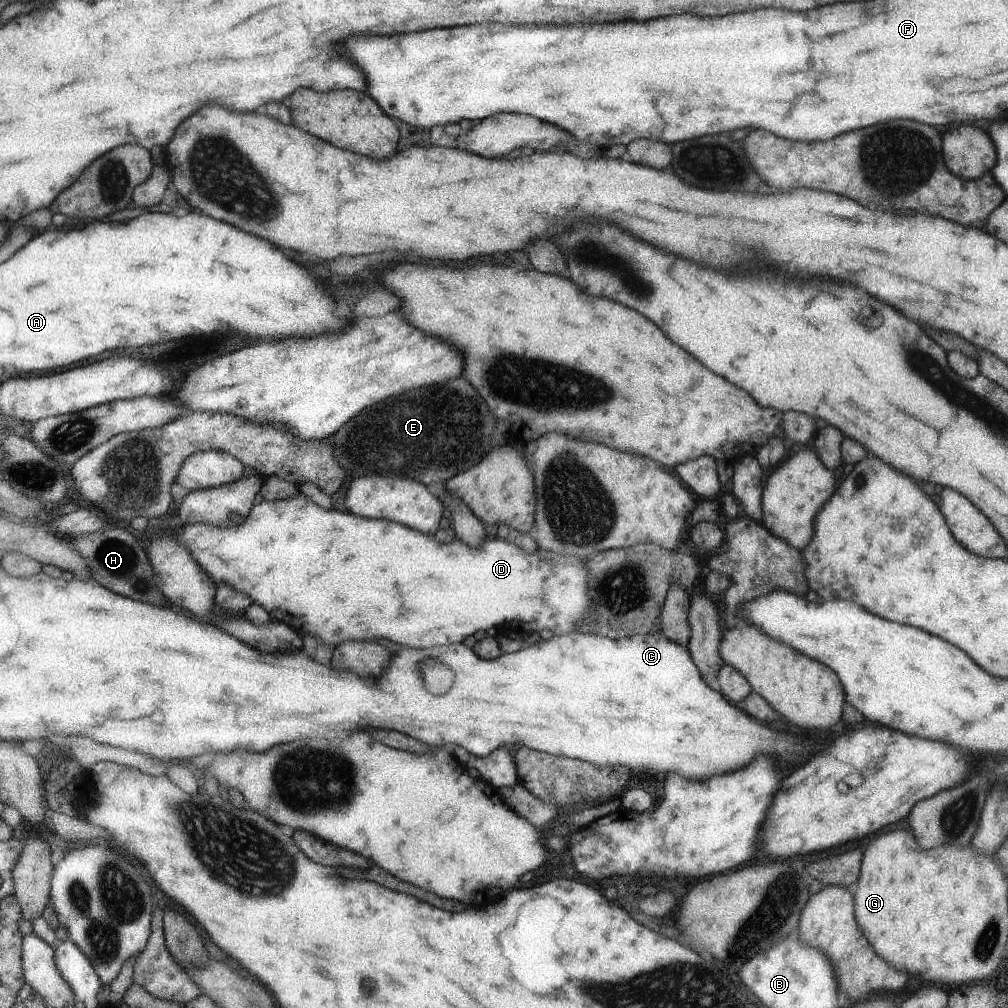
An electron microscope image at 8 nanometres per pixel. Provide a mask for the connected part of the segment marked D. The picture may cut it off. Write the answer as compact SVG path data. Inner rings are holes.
M299 493L295 494L293 498L285 498L285 500L259 500L255 503L255 508L251 508L246 518L235 526L215 526L207 523L181 524L180 527L175 527L171 536L183 544L185 548L190 549L203 572L206 572L216 585L227 584L227 586L235 588L237 592L248 594L252 602L267 608L266 611L270 613L270 620L283 622L295 630L299 630L301 634L313 634L315 638L321 638L321 642L325 642L325 644L339 644L343 640L369 640L369 638L389 640L391 638L393 644L401 644L401 646L409 646L409 648L431 648L431 646L447 646L447 644L461 642L465 636L469 636L477 630L485 631L487 628L495 628L499 633L505 630L511 630L511 632L523 630L527 634L549 630L555 636L561 636L561 634L575 632L577 622L583 622L583 620L595 622L593 602L587 596L587 570L585 570L583 560L573 558L573 556L545 552L541 548L527 554L516 544L495 538L491 530L489 533L490 535L479 544L479 548L471 548L471 546L463 544L463 541L457 537L451 540L449 544L441 544L427 533L417 532L413 528L407 528L407 526L390 520L359 518L351 512L319 508L307 496Z

